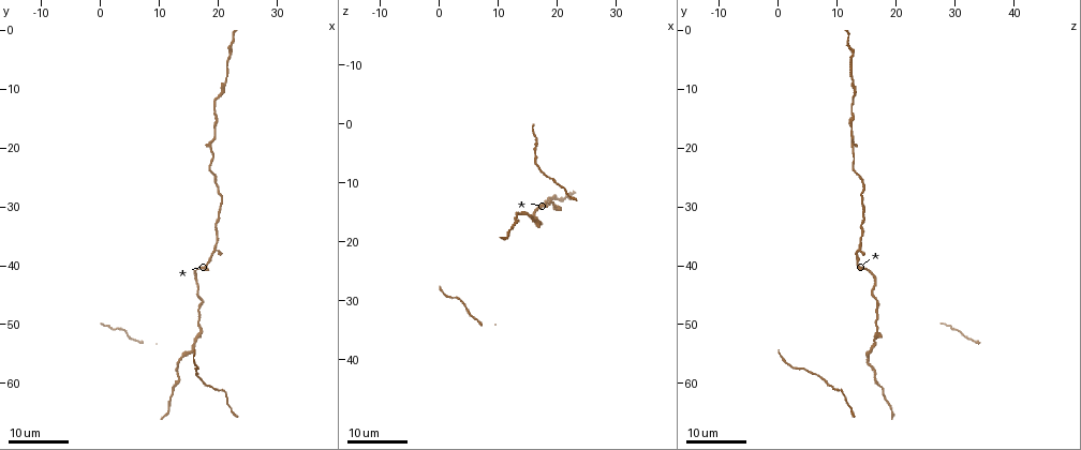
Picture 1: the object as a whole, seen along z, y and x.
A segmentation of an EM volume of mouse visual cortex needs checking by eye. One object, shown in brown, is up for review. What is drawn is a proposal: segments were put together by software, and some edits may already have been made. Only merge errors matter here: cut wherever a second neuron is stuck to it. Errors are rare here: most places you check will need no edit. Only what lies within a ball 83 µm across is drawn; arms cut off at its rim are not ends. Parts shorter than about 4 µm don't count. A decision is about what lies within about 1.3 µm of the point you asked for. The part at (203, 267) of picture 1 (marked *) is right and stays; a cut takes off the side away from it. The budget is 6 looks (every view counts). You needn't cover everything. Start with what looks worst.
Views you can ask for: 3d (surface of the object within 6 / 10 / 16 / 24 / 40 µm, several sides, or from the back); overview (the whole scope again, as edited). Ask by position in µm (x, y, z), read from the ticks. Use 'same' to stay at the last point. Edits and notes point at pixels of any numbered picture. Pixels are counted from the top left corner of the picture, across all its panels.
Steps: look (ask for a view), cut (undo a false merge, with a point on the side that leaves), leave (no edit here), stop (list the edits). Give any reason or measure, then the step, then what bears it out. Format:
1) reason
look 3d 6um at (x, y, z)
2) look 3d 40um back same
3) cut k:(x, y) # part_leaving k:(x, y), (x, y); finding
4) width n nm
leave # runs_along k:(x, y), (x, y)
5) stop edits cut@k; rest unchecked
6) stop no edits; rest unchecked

calibre changes
look 3d 16um at (17.0, 51.0, 16.5)

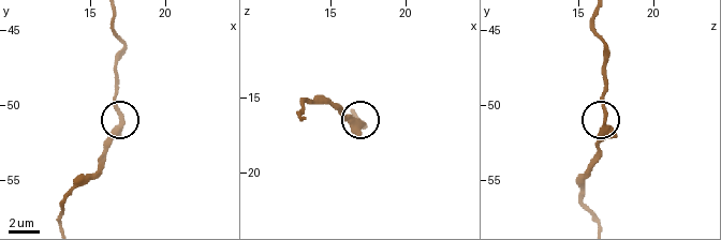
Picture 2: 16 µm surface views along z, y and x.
closer look
look 3d 10um at (17.2, 50.8, 16.8)

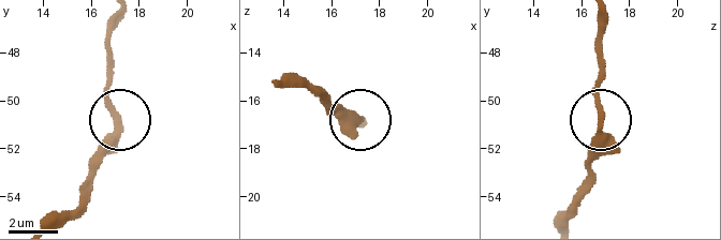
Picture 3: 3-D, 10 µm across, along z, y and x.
leave # runs_along 3:(117, 18), (106, 49), (106, 99), (118, 135), (93, 189); one neuron here

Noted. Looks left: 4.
look 3d 16um at (17.0, 59.5, 8.0)

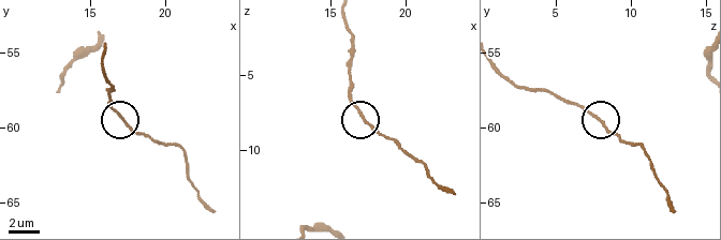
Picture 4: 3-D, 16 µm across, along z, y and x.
look 3d 10um at (17.2, 59.6, 7.8)

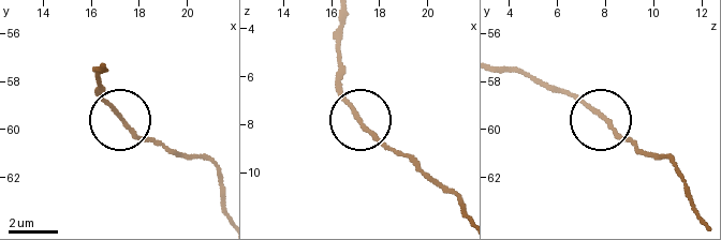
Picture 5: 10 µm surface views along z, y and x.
look 3d 6um at (17.3, 59.6, 8.0)

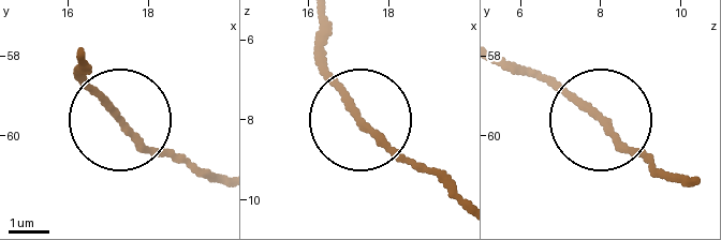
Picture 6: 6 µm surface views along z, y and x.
side_arm 11 um
leave # continuous, no second neuron

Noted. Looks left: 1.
stop no edits; rest unchecked

